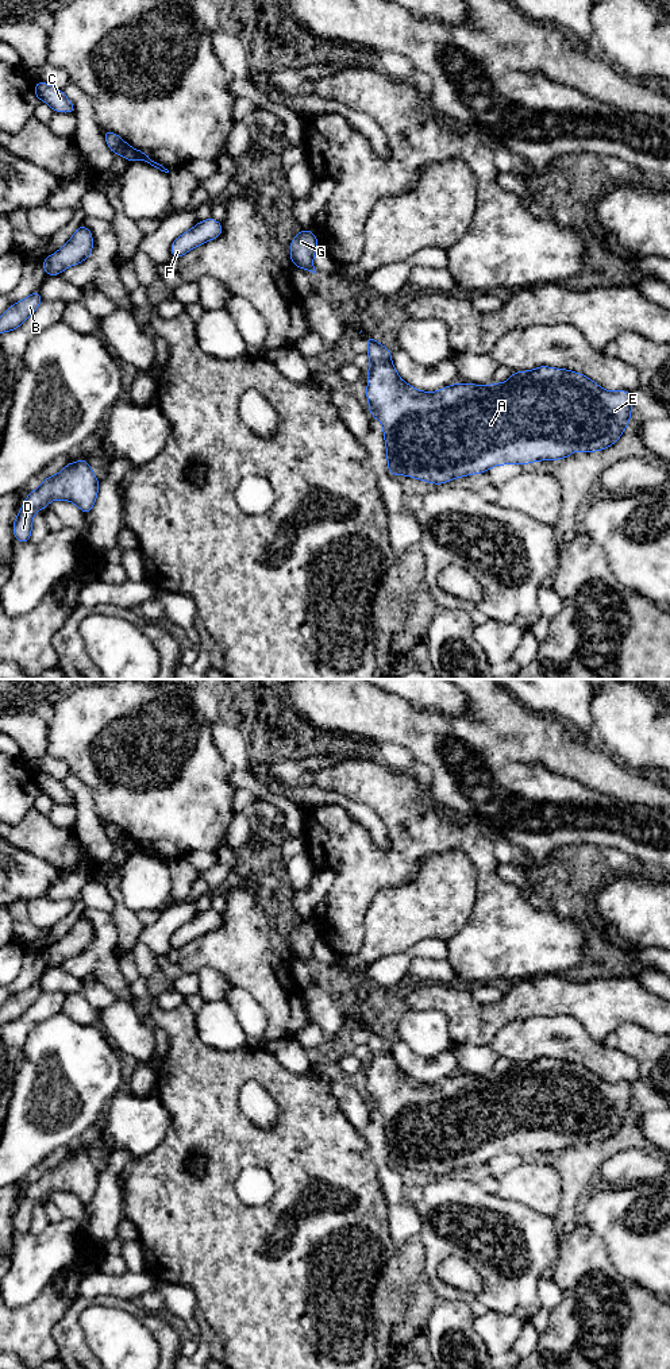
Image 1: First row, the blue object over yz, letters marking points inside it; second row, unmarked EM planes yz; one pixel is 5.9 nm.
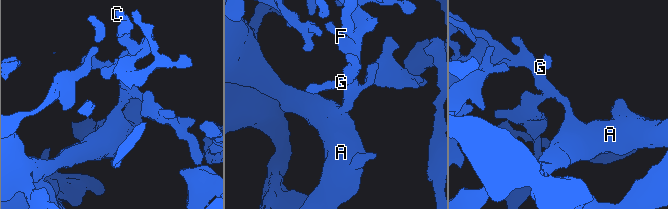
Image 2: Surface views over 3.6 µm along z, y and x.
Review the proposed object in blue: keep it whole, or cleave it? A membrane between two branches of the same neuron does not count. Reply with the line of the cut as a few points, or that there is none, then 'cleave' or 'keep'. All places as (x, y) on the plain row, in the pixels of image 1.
no cut | keep

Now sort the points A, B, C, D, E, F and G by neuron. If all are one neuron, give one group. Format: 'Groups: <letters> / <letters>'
Groups: A B C D E F G

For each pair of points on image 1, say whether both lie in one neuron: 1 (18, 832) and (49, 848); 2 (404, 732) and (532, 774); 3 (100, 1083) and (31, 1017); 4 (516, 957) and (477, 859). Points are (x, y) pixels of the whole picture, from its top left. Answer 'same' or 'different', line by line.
1: same
2: same
3: different
4: same

